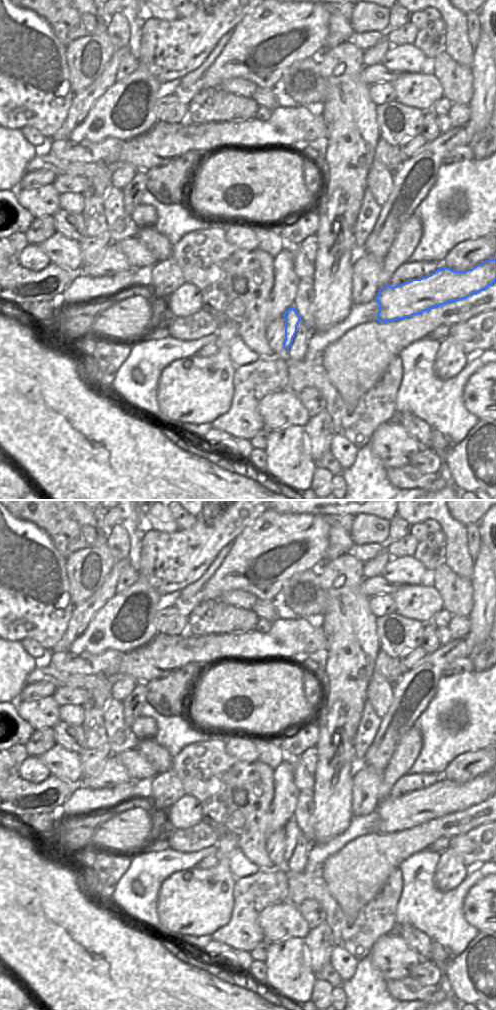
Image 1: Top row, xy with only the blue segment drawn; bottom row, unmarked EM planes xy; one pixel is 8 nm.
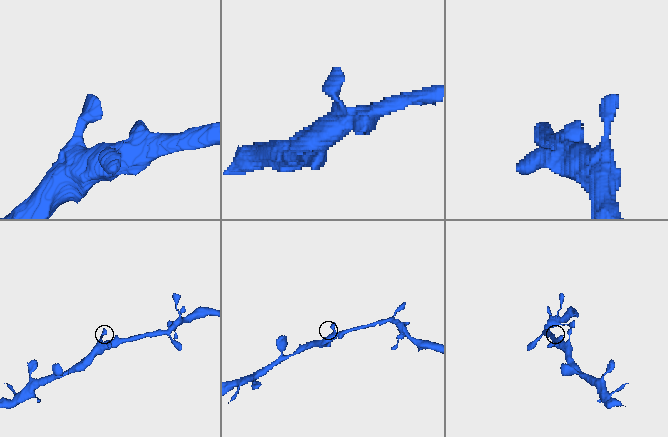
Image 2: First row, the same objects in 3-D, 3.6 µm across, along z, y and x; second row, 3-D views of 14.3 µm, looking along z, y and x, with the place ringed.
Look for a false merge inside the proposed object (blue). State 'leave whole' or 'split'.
leave whole

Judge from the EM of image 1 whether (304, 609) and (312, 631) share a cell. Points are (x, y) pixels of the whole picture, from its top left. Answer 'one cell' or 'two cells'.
two cells

